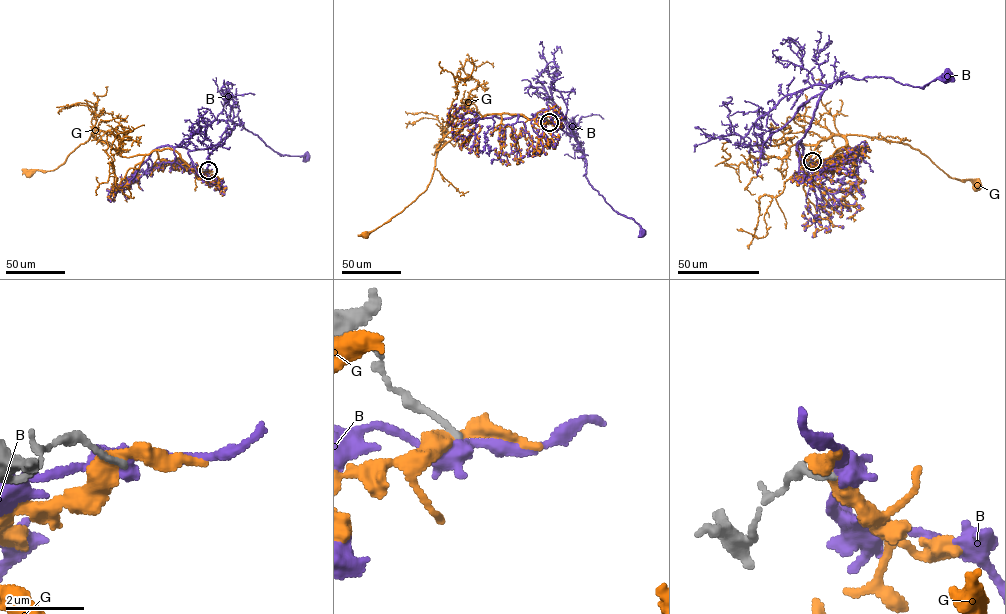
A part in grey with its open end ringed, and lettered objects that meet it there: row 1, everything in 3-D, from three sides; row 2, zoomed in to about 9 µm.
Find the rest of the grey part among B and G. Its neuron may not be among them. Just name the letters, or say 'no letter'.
no letter

